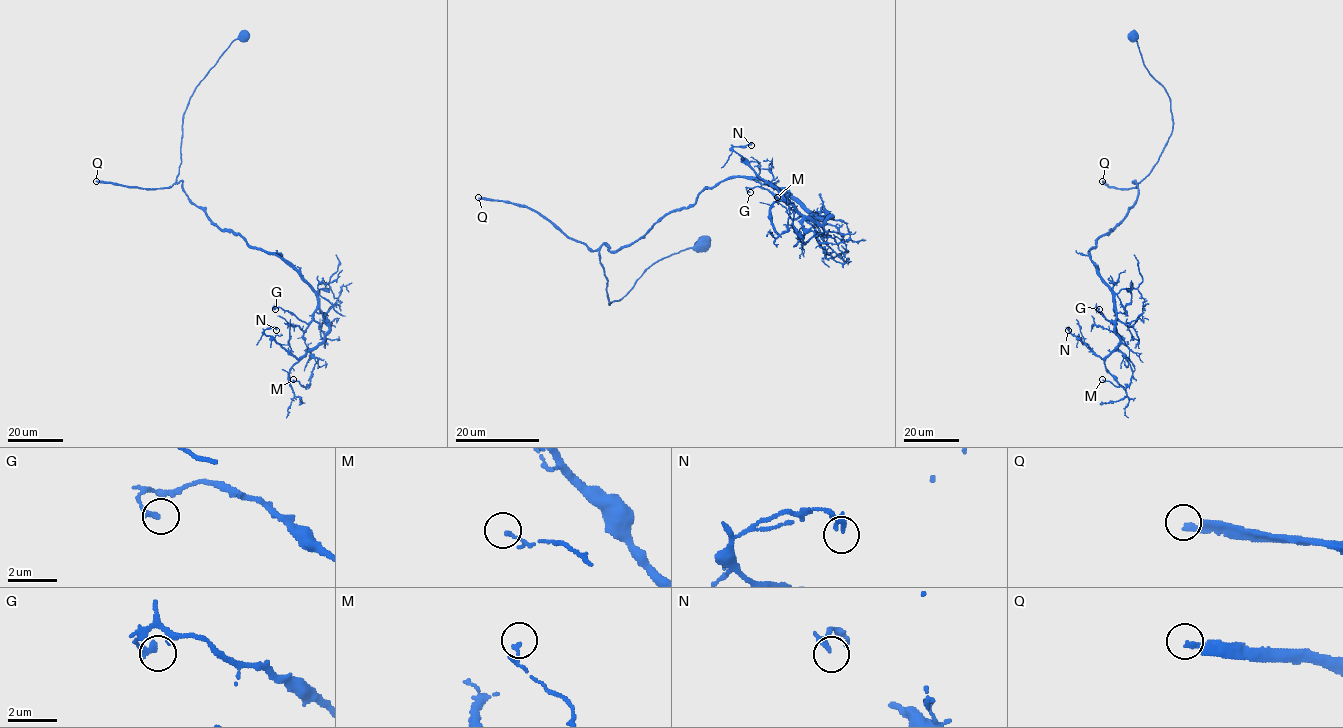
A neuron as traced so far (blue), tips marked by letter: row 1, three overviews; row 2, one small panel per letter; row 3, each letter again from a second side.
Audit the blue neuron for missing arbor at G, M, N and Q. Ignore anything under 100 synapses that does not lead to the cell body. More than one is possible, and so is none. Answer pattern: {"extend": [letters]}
{"extend": ["Q"]}

